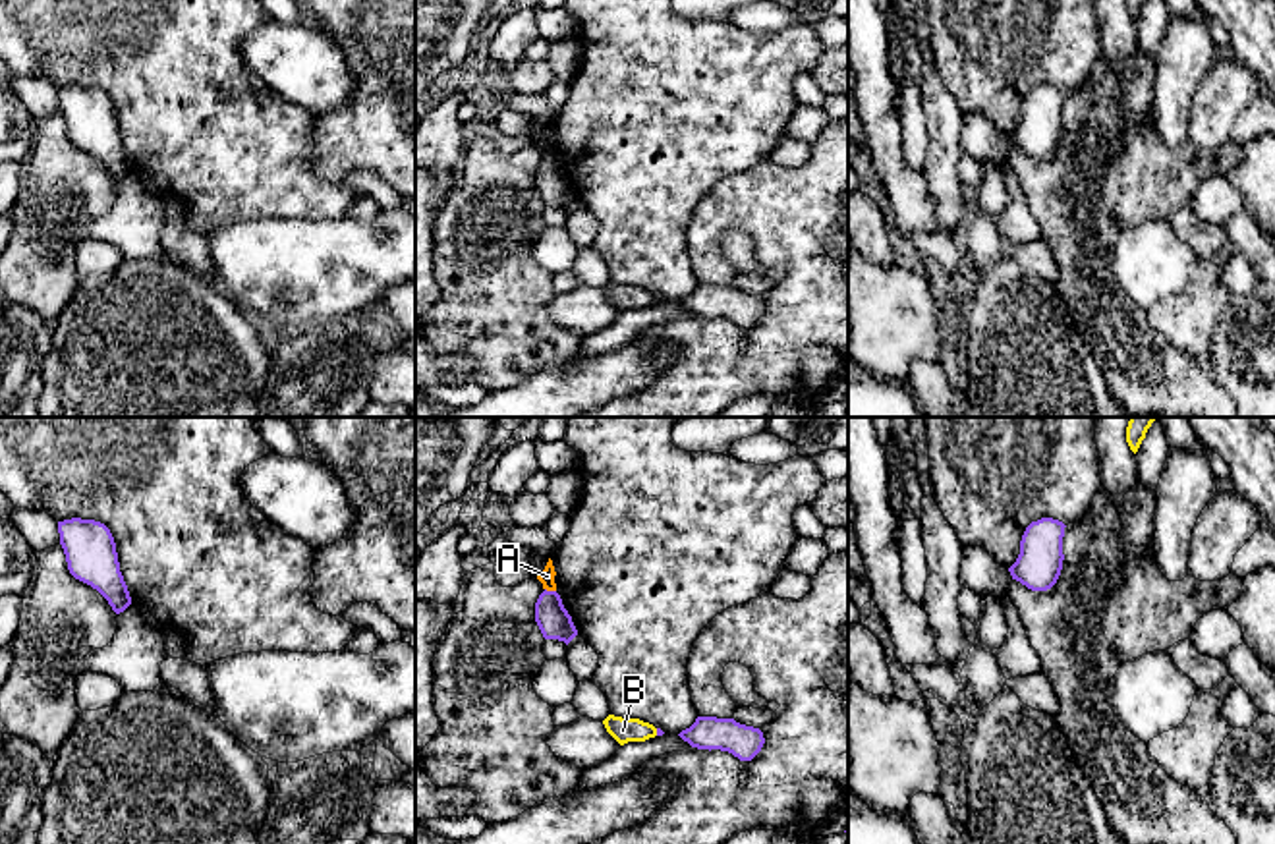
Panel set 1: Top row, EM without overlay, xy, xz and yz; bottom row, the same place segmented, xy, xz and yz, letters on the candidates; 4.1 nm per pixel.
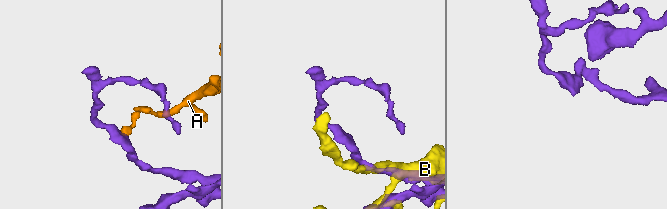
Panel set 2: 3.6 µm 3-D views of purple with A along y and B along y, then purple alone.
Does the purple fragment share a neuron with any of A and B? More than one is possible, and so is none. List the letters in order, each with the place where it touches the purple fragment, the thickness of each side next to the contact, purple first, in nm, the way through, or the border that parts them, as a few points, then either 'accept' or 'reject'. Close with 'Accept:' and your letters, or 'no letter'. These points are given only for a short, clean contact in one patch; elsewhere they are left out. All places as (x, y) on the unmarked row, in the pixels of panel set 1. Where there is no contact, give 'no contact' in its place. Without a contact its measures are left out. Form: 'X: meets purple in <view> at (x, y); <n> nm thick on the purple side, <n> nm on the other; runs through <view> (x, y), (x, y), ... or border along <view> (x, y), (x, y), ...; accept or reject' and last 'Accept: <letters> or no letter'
A: meets purple in xz at (551, 159); 140 nm thick on the purple side, 60 nm on the other; border along xz (545, 155), (555, 159); reject
B: meets purple in xz at (657, 300); 30 nm thick on the purple side, 100 nm on the other; border along xz (655, 296), (657, 302); reject
Accept: no letter

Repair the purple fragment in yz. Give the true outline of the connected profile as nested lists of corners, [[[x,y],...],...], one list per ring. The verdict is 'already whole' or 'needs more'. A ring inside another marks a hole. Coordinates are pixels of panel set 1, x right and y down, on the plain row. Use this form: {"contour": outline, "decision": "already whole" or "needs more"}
{"contour": [[[1053,85],[1032,89],[1020,108],[1020,122],[1008,135],[1012,147],[1032,158],[1051,156],[1062,137],[1064,91]]], "decision": "already whole"}

